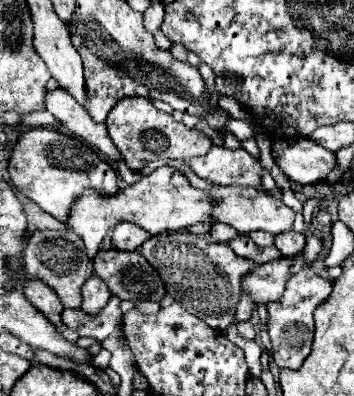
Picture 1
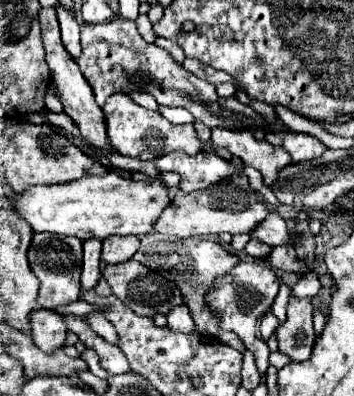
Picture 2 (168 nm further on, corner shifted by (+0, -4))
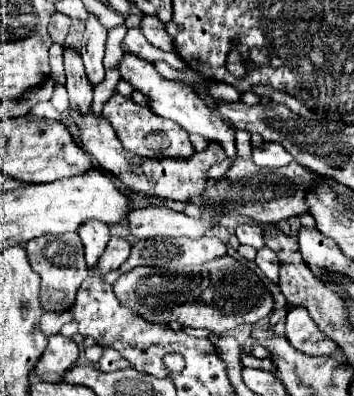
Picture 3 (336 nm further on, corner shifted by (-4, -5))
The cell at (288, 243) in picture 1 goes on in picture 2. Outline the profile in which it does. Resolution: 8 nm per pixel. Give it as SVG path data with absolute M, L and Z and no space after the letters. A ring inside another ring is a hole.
M271 211L269 217L261 225L257 225L257 229L253 229L253 237L271 247L287 245L291 241L291 233L287 231L287 223L279 215L279 211Z

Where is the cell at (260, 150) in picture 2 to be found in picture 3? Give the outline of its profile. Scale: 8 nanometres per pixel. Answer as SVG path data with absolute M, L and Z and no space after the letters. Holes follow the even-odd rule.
M125 54L117 66L119 70L119 76L121 80L129 82L135 90L143 92L147 96L147 102L149 102L149 108L153 114L161 116L161 118L167 118L167 120L173 120L177 122L181 128L185 128L189 134L201 134L205 136L209 142L219 142L227 156L235 156L235 130L229 130L229 126L225 126L205 104L203 100L185 84L181 82L175 82L175 80L167 80L165 76L161 76L155 66L151 62L145 62L145 60L139 60L131 54Z

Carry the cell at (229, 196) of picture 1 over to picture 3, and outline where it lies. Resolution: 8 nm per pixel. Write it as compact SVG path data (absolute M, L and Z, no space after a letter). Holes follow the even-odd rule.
M147 206L139 210L131 210L127 216L127 228L133 238L201 238L207 228L215 226L219 216L209 214L203 206L203 218L193 220L187 214L175 212L167 206Z

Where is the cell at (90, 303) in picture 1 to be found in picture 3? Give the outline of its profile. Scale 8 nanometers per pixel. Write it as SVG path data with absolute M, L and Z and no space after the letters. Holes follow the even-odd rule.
M85 220L79 226L77 234L81 236L81 242L85 246L85 260L93 268L95 262L99 260L99 256L103 254L109 238L111 238L109 228L101 220Z

